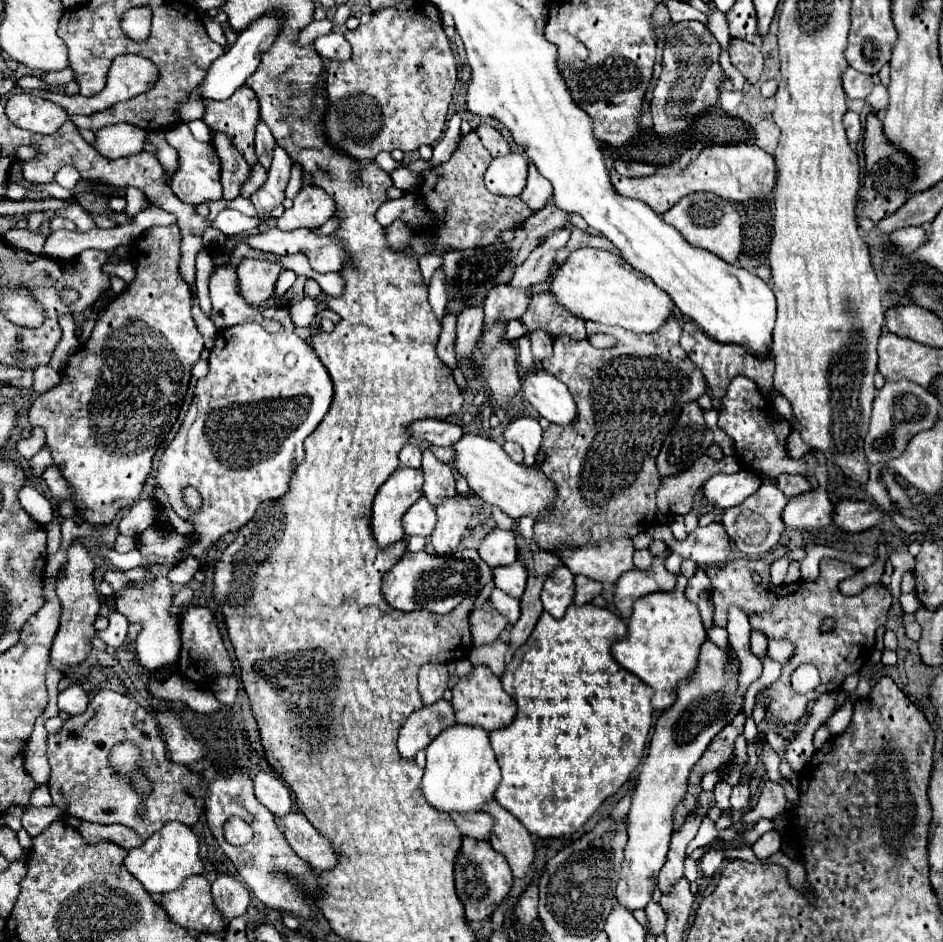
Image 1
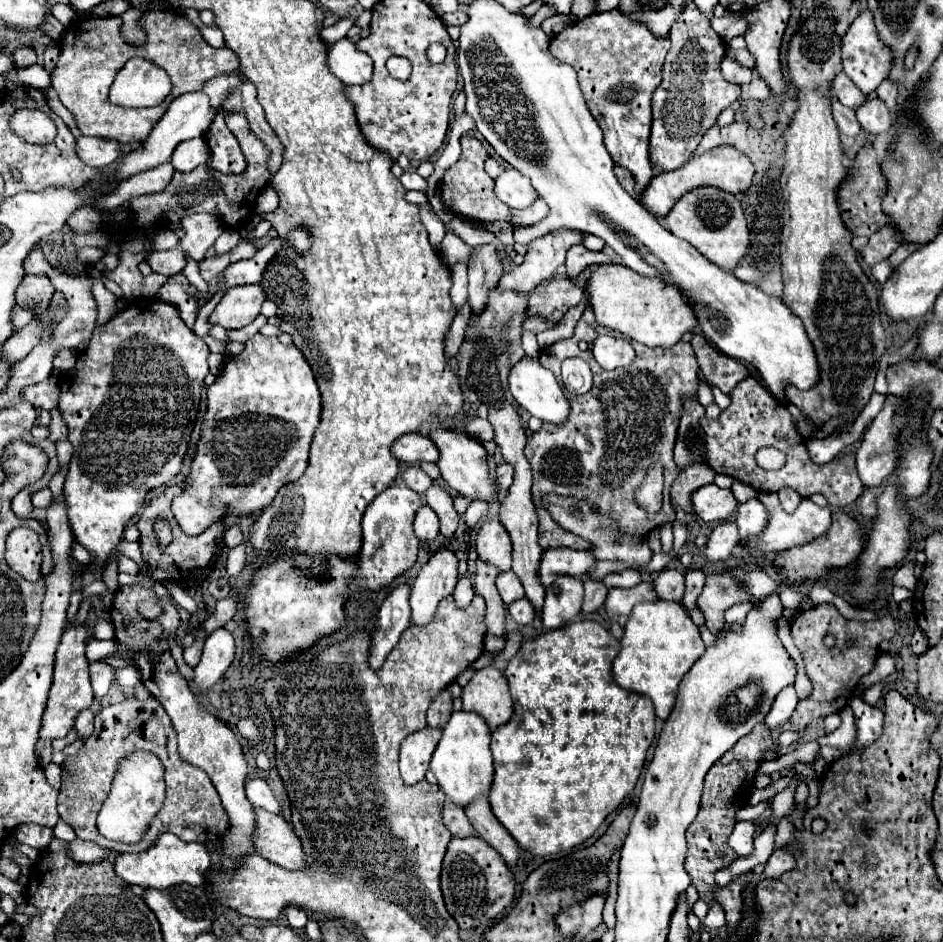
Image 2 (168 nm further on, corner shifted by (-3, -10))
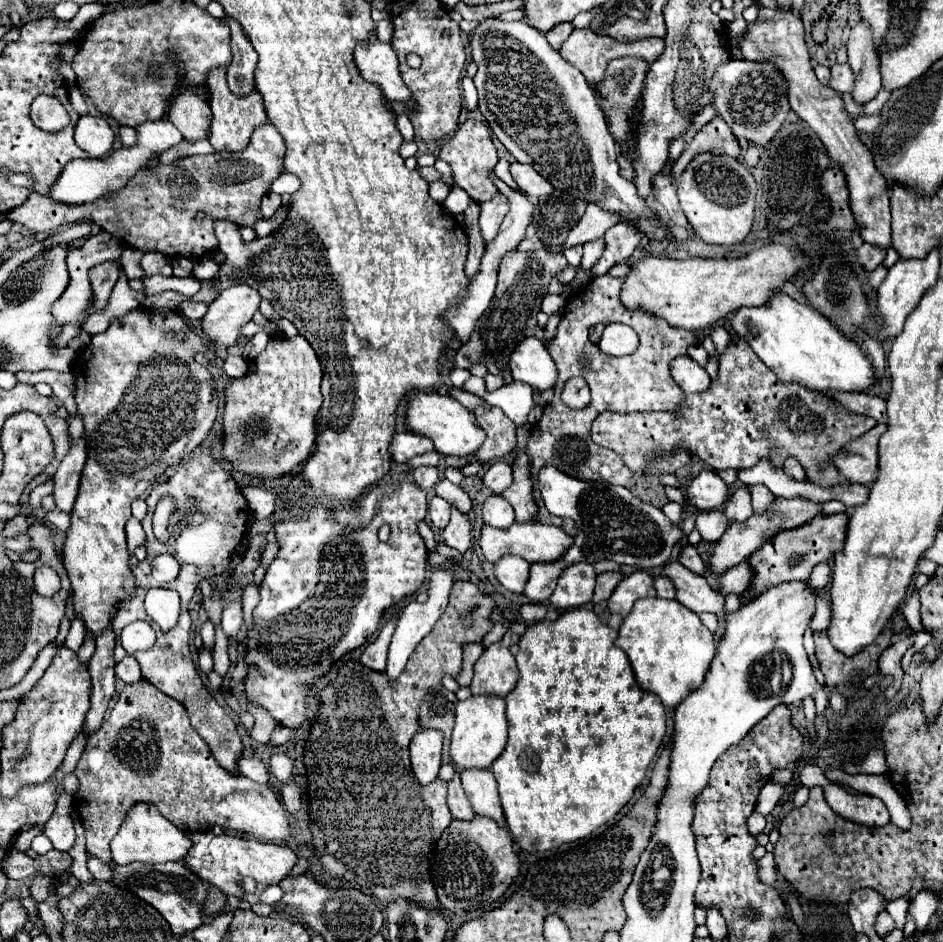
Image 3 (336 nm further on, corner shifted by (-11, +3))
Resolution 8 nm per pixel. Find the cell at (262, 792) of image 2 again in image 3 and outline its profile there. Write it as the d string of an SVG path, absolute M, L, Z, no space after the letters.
M240 758L238 760L238 770L242 776L258 782L258 784L268 784L270 780L270 772L264 766L264 762L256 760L256 758Z

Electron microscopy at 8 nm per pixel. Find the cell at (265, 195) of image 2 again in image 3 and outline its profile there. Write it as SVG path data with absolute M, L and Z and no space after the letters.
M280 174L272 182L272 192L276 194L294 194L298 188L300 188L300 180L292 174Z

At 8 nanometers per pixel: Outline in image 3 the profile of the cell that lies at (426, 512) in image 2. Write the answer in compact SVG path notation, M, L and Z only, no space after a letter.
M432 496L428 506L428 520L436 528L444 528L450 520L450 504L440 496Z

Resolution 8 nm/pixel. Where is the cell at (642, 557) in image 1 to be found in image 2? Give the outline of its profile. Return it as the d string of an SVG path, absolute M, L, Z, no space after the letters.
M626 569L626 571L616 571L616 573L608 573L608 575L602 579L602 583L604 583L606 587L620 587L620 589L624 589L624 587L634 587L634 585L638 585L640 581L642 581L642 575L636 573L636 571L630 571L630 569Z

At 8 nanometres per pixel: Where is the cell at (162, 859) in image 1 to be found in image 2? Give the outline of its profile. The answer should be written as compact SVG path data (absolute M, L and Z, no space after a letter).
M162 833L154 845L150 845L142 853L122 853L114 859L114 873L124 879L126 883L140 885L140 887L154 887L166 889L170 885L202 885L204 873L210 869L210 855L204 843L186 843L172 833Z

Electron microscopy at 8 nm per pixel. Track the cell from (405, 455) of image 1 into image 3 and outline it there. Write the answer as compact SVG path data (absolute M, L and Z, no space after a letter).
M420 466L414 468L414 482L422 488L422 490L432 490L438 482L438 470L434 466Z

